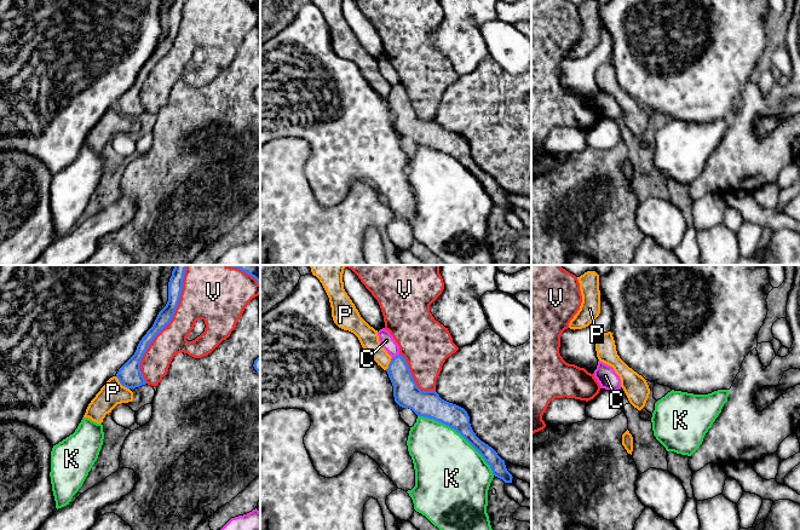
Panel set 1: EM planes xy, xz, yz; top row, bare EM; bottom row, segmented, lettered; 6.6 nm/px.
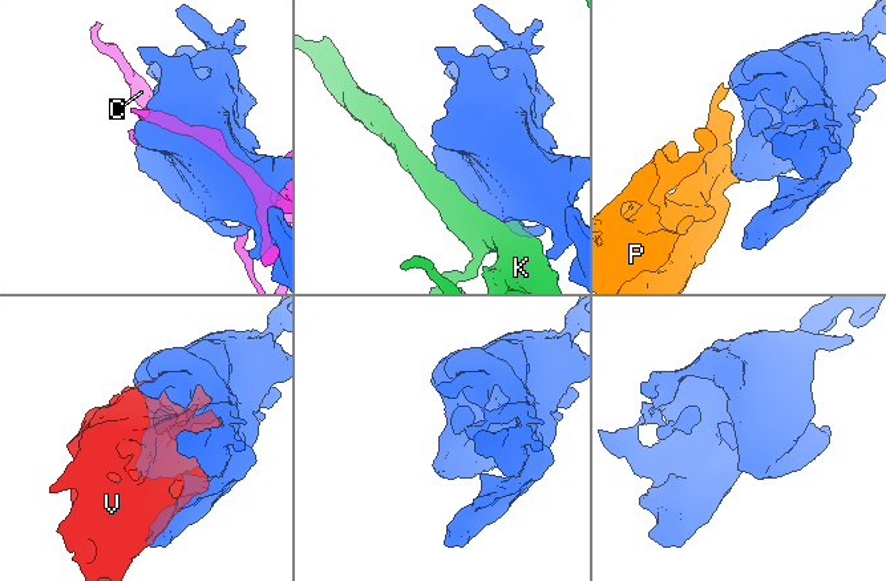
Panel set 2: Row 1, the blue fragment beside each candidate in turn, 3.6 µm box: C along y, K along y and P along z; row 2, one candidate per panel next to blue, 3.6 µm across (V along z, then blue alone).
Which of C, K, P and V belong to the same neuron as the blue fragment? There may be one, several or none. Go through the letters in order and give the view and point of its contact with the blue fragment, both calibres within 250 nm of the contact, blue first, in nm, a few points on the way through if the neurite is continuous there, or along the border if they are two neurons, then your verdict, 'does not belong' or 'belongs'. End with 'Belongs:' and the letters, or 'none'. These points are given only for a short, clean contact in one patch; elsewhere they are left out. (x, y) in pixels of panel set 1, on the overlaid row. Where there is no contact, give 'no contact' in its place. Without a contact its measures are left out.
C: xz (397, 355) | 170/100 nm | does not belong
K: xz (459, 432) | 160/440 nm | does not belong
P: xy (121, 384) | 160/160 nm | across xy (130, 375), (121, 384), (113, 392) | belongs
V: xy (167, 323) | 100/240 nm | does not belong
Belongs: P

